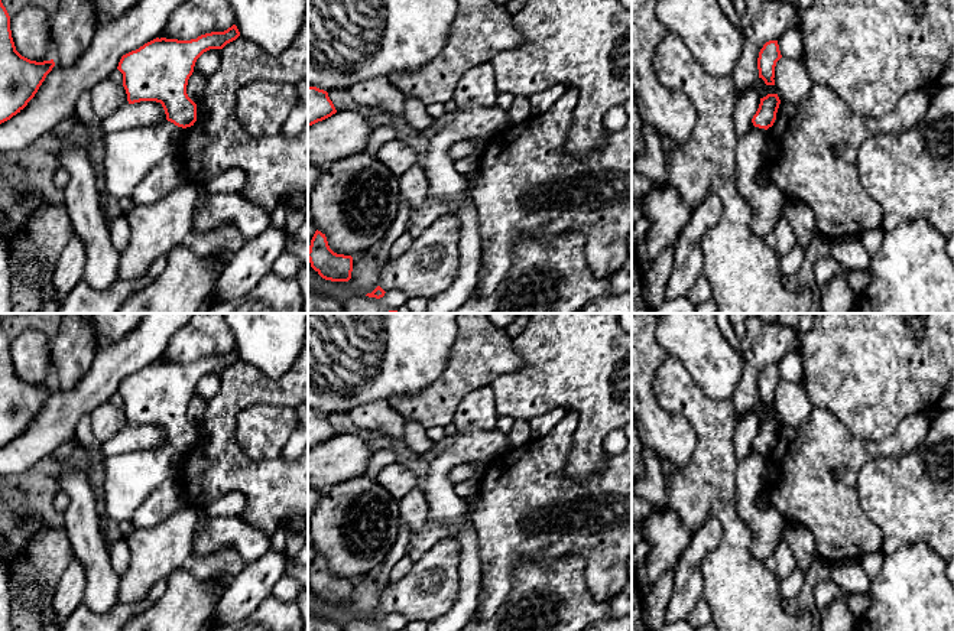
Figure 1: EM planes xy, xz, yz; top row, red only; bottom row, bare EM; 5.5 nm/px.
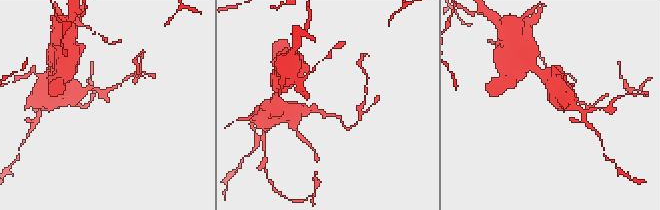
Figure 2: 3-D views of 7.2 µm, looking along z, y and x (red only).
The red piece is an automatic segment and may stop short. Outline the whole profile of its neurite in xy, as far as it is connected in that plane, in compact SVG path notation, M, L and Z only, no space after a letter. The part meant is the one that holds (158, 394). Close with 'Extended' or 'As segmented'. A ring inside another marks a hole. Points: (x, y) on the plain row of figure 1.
M236 348L224 355L211 355L191 364L156 361L136 374L121 380L117 393L123 397L123 410L129 427L140 425L160 426L166 443L178 451L186 452L197 445L197 427L188 420L186 409L194 396L197 383L210 373L223 373L236 364L240 355Z. As segmented

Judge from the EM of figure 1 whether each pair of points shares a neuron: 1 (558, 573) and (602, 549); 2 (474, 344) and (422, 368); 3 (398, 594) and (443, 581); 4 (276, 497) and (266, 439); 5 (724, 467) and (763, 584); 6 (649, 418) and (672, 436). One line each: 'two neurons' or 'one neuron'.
1: two neurons
2: two neurons
3: one neuron
4: two neurons
5: one neuron
6: one neuron

